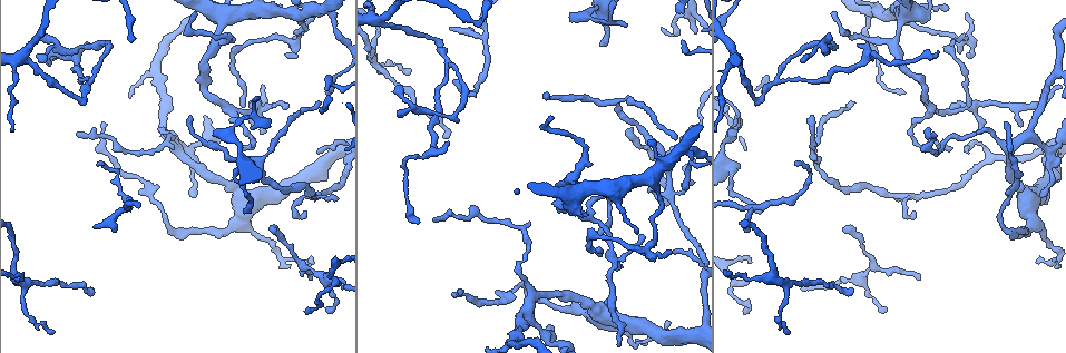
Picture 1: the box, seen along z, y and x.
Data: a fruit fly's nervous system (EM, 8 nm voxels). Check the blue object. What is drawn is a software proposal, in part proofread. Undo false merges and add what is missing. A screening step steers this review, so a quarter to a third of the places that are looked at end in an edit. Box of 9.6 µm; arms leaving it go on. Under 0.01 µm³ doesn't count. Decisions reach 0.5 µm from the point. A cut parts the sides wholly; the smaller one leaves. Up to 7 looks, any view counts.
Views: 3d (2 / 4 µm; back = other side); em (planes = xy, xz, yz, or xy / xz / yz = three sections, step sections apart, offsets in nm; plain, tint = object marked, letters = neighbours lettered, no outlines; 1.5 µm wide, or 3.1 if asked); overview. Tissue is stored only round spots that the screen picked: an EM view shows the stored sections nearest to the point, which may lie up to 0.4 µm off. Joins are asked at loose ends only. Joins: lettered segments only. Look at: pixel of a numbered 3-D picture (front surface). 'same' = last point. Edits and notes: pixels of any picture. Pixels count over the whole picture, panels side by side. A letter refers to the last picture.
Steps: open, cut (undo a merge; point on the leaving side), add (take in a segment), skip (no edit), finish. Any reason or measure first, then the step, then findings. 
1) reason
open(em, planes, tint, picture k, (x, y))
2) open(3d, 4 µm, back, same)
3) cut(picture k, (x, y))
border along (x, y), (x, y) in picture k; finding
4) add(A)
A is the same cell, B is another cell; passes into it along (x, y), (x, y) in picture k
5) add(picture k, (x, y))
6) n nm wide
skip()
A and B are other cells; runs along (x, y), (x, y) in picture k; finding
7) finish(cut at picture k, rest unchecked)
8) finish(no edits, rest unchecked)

branch stops here
open(em, planes, letters, picture 1, (104, 121))

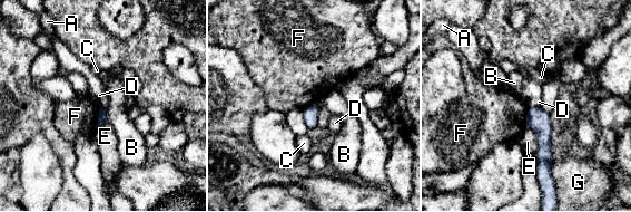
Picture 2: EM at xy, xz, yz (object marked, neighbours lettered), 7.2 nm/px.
E touches over 300 nm
skip()
A, B, C, D, E, F and G are other cells; runs along (530, 109), (543, 129), (540, 171) in picture 2; none of them fits

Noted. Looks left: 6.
open(em, xy, step 4, letters, picture 1, (857, 45))

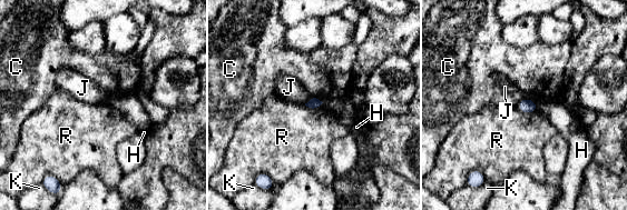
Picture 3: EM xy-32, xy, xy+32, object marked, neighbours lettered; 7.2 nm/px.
70 nm wide
skip()
C, H, J, K and R are other cells; border along (517, 106), (523, 112), (536, 112) in picture 3; no lettered segment goes on from it

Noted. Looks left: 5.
thick turns thin
open(em, xz, step 8, tint, picture 1, (1025, 230))

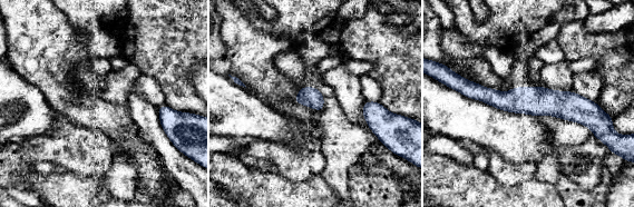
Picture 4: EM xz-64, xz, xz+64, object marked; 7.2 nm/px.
open(em, xz, step 8, letters, same)

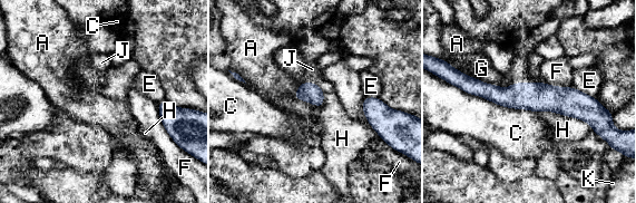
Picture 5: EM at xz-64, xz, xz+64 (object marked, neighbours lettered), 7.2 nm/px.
C touches over 650 nm
skip()
A, C, E, F, G, H, J and K are other cells; runs along (463, 87), (596, 105) in picture 5; continuous, no second cell

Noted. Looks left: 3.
finish(no edits, rest unchecked)

